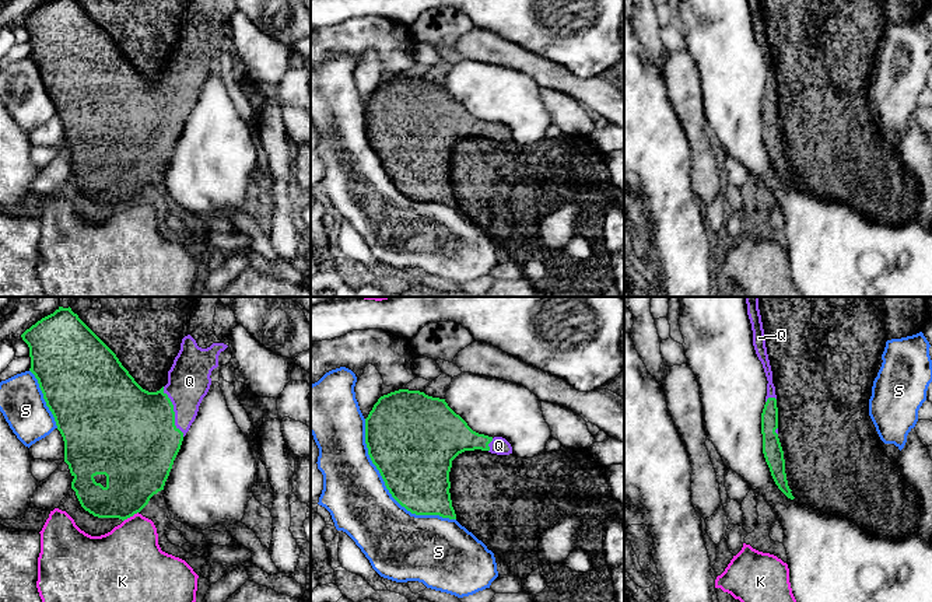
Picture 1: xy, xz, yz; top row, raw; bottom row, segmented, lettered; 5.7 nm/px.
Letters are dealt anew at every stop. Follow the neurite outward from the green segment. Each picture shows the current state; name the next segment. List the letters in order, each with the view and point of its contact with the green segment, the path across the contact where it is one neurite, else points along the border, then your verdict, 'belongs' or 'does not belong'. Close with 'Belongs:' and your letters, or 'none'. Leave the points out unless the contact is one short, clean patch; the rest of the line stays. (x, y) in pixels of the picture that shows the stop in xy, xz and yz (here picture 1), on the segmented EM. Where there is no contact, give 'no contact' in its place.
K: meets green in xy at (130, 515); does not belong
Q: meets green in xy at (174, 412); belongs
S: meets green in xz at (386, 487); does not belong
Belongs: Q

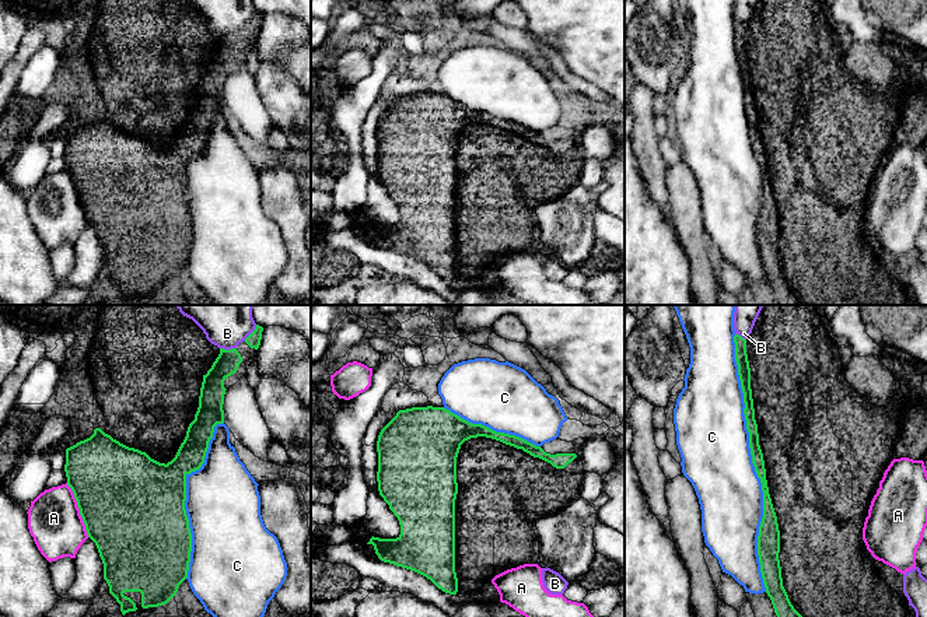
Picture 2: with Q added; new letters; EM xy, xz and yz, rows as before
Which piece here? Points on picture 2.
A: meets green in xy at (79, 508); does not belong
B: meets green in xy at (251, 333); does not belong
C: meets green in yz at (752, 462); does not belong
Belongs: none

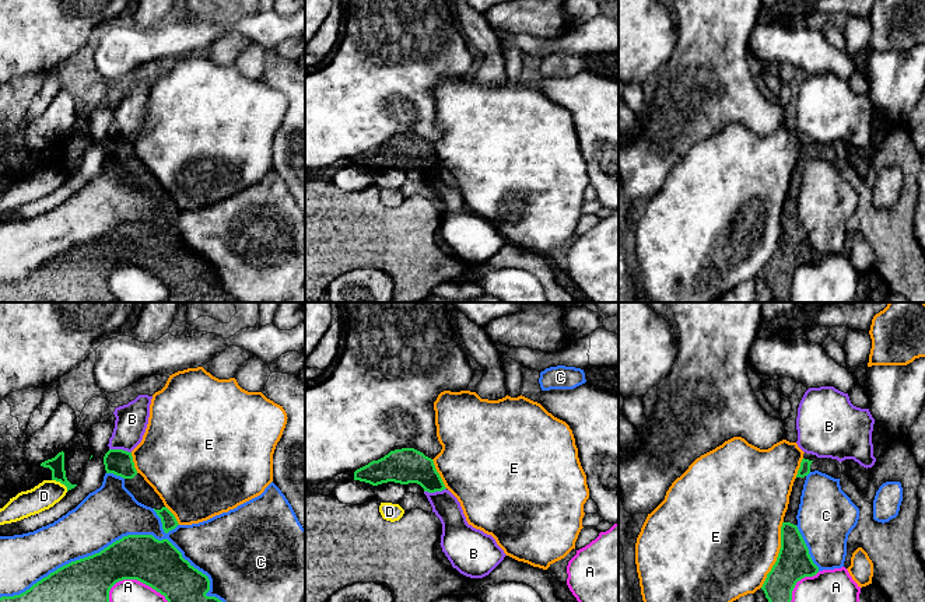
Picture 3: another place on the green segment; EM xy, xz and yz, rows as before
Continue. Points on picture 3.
A: meets green in xy at (139, 580); does not belong
B: meets green in xy at (121, 450); border along xy (109, 448), (122, 448), (130, 452); does not belong
C: meets green in xy at (122, 538); does not belong
D: meets green in xy at (60, 482); does not belong
E: meets green in yz at (778, 555); does not belong
Belongs: none

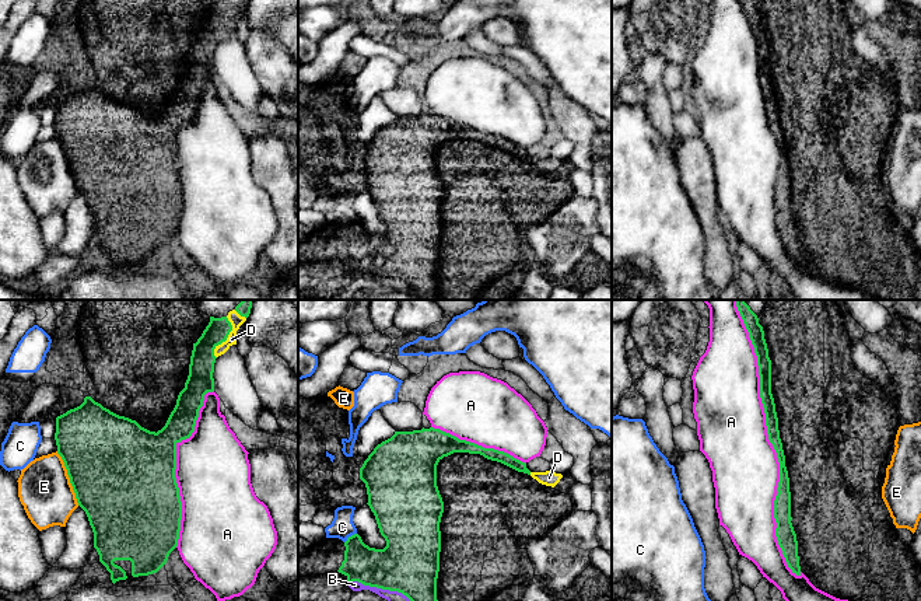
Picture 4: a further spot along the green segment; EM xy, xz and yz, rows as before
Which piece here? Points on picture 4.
A: meets green in yz at (769, 439); does not belong
B: meets green in xz at (380, 587); does not belong
C: meets green in xz at (349, 537); does not belong
D: meets green in xy at (227, 336); belongs
E: meets green in xy at (69, 477); does not belong
Belongs: D

